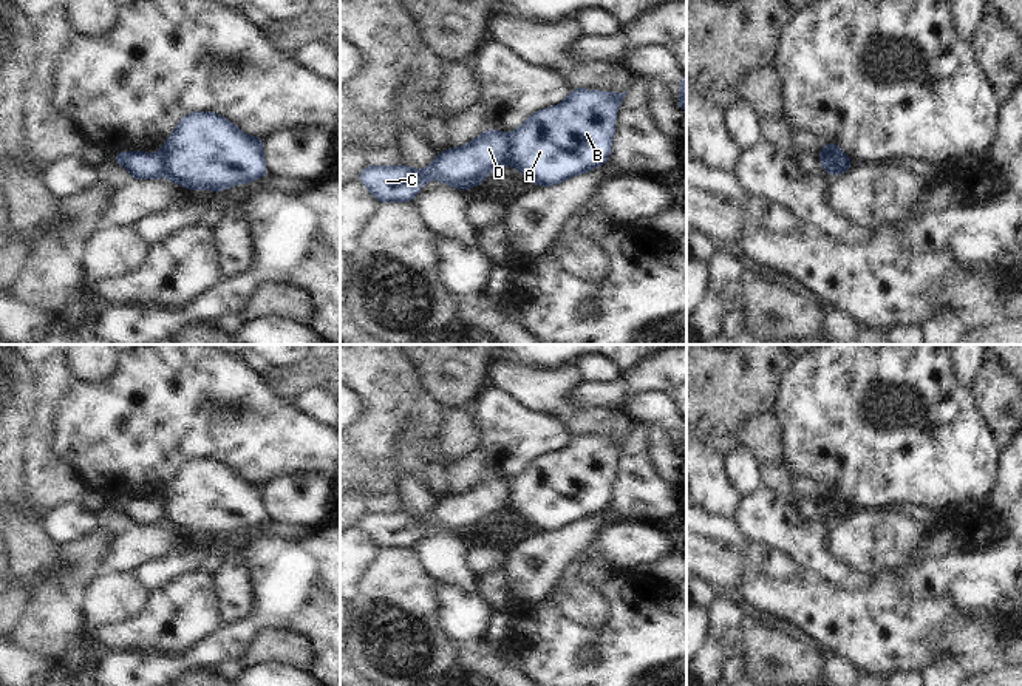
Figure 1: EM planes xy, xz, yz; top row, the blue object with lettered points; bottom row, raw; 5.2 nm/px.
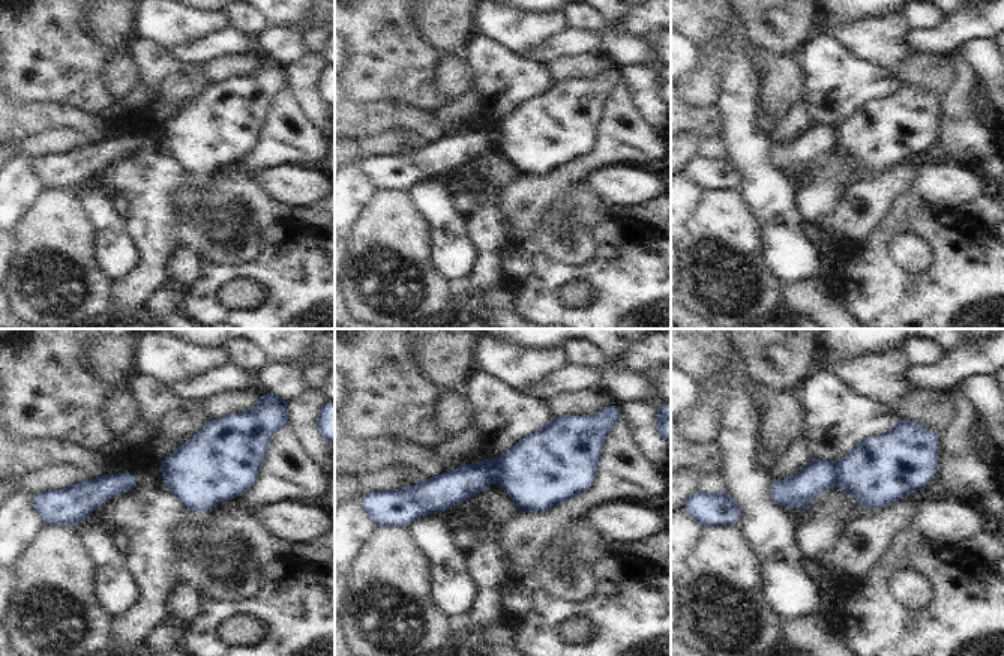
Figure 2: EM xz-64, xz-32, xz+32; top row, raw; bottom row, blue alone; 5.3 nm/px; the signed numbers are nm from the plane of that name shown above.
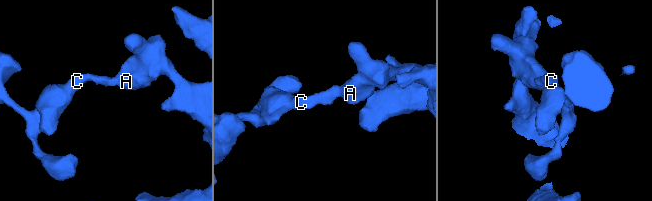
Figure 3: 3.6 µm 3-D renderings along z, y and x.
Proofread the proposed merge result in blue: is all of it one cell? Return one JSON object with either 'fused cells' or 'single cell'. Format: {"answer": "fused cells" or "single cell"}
{"answer": "fused cells"}

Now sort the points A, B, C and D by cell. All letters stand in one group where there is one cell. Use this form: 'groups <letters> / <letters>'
groups A B / C D

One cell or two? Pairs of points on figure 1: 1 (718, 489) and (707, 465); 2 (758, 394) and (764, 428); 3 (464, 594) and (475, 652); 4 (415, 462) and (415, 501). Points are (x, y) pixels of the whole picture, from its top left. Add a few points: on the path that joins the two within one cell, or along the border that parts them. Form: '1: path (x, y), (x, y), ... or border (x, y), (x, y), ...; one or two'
1: path (711, 482), (707, 478), (707, 472); one
2: border (772, 411), (755, 414), (736, 436); two
3: border (478, 640), (459, 646); two
4: path (412, 472), (412, 492); one

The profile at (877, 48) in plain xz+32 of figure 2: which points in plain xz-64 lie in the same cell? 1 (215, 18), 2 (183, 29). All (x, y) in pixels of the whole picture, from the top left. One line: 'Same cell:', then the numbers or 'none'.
Same cell: 1, 2

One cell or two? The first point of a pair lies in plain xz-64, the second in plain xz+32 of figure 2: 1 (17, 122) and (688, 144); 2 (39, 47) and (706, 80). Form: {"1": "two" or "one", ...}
{"1": "two", "2": "one"}

